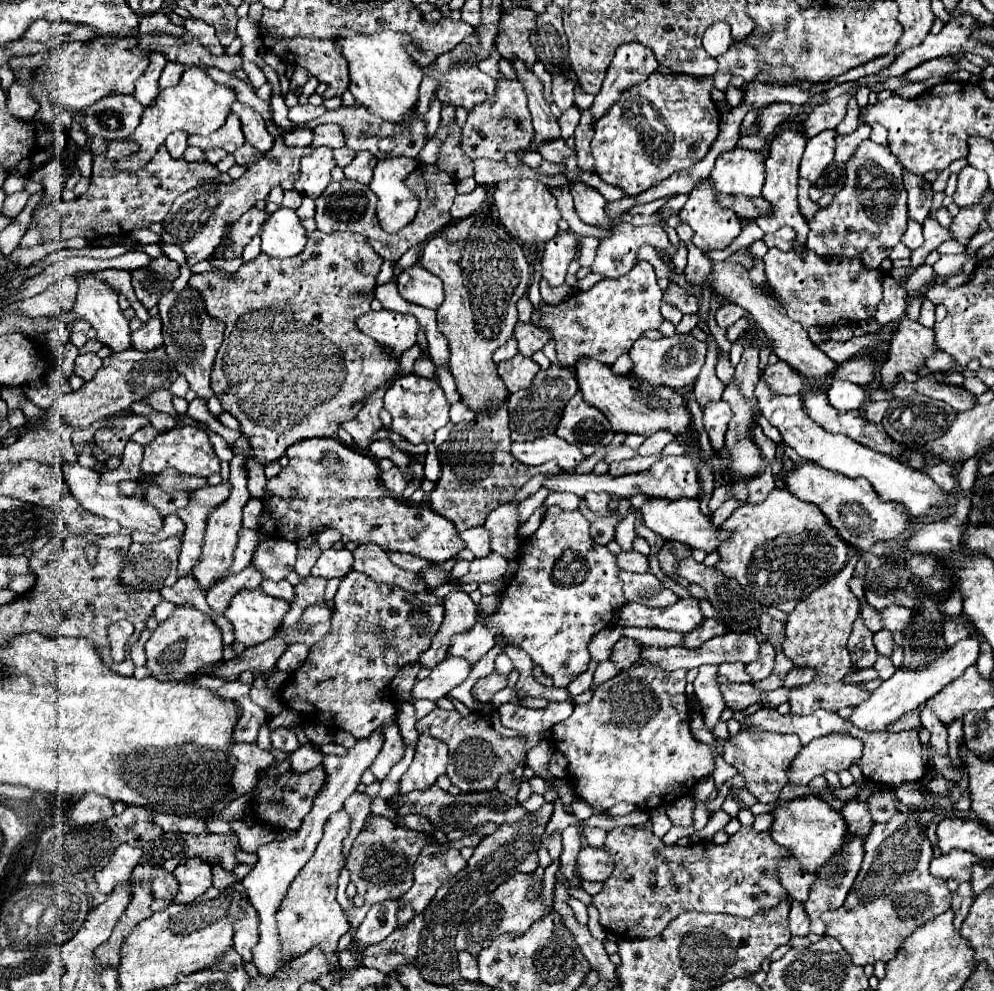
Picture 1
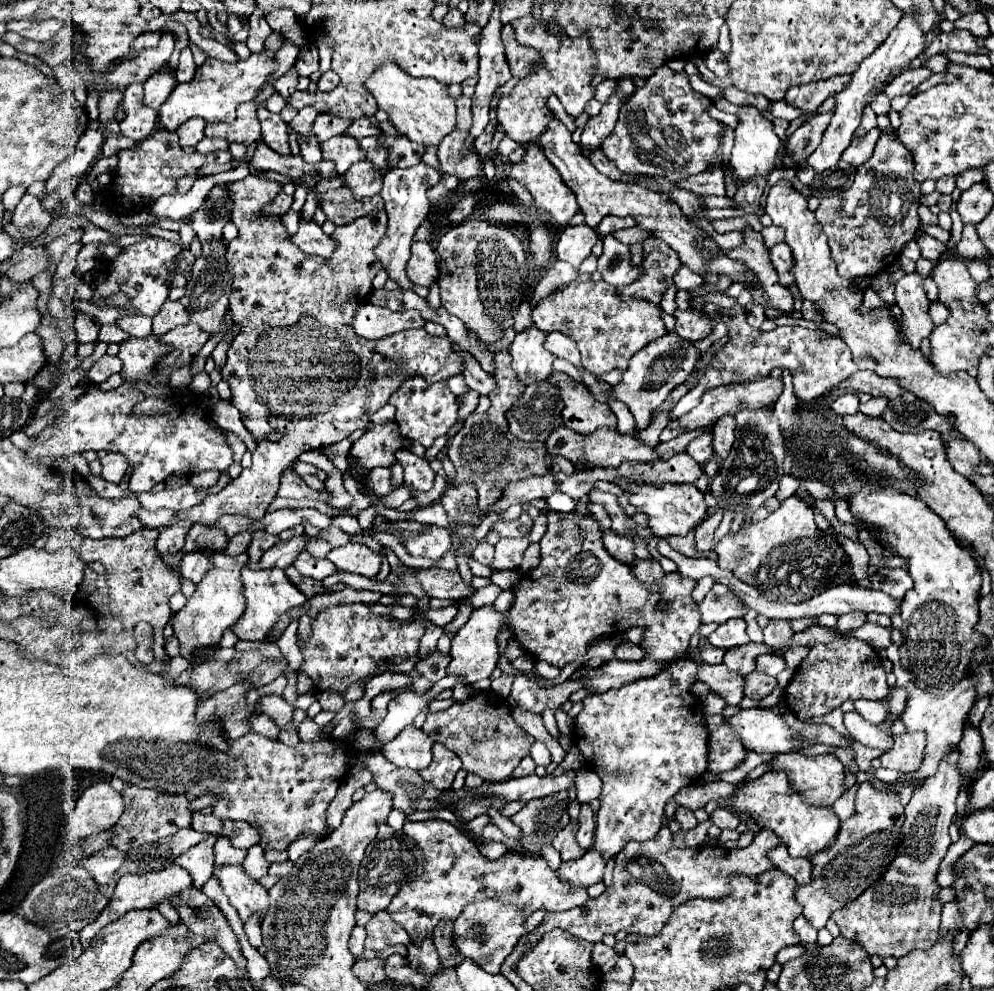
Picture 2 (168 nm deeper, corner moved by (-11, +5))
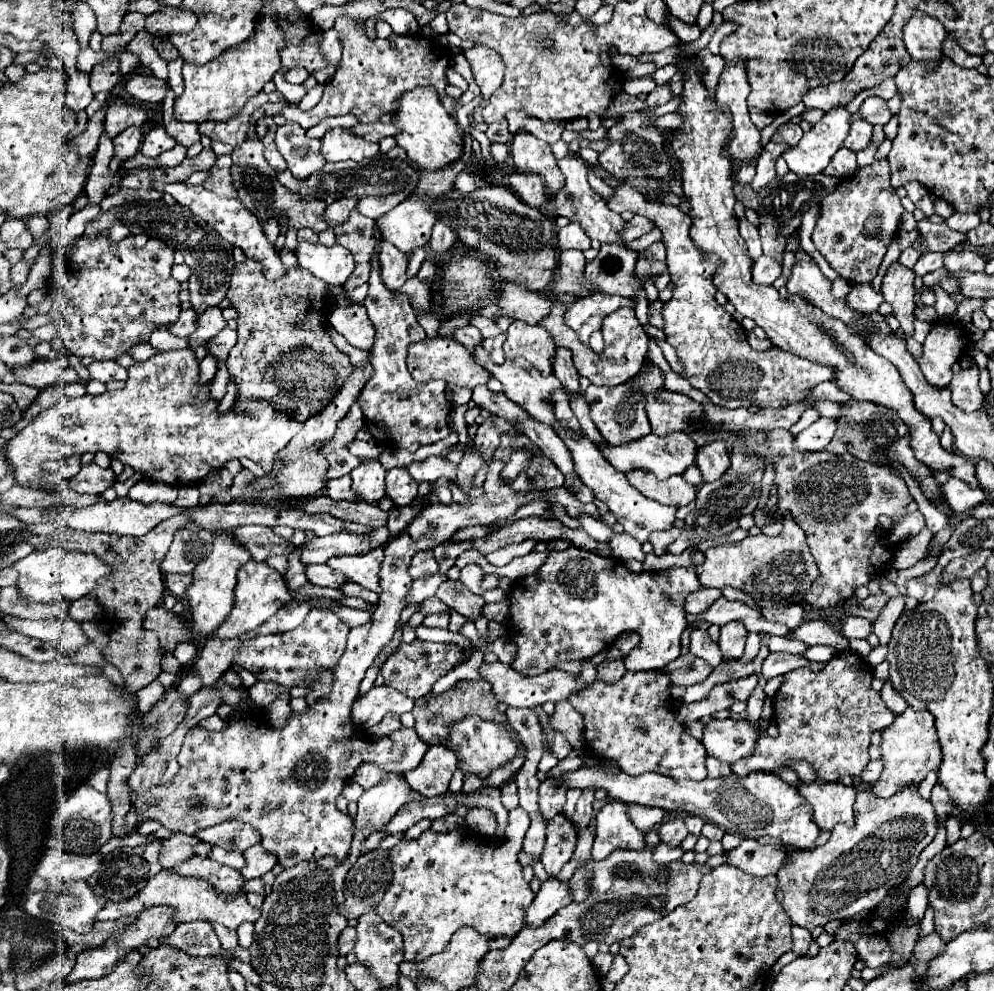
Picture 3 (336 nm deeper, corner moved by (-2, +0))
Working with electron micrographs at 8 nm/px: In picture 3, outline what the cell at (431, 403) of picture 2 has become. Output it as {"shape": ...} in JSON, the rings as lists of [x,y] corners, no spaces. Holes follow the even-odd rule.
{"shape":[[[374,229],[376,247],[370,259],[370,291],[364,299],[364,307],[368,309],[368,317],[372,325],[376,327],[376,343],[370,353],[370,363],[374,365],[374,375],[366,383],[366,387],[360,393],[360,407],[364,411],[364,419],[368,423],[368,429],[372,431],[376,441],[382,441],[390,447],[400,447],[406,451],[416,451],[422,445],[436,443],[438,439],[444,439],[450,435],[448,419],[452,405],[446,399],[446,383],[444,381],[432,381],[420,387],[410,377],[410,371],[406,367],[406,351],[408,345],[414,341],[420,341],[426,337],[424,329],[420,327],[414,309],[410,307],[410,299],[402,291],[390,291],[382,281],[382,265],[378,259],[378,247],[384,241],[380,235],[380,229]]]}

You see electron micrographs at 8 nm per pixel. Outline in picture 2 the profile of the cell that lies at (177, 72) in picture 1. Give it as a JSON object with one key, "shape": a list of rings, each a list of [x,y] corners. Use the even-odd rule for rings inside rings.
{"shape":[[[185,48],[183,52],[181,52],[181,60],[179,60],[179,68],[175,70],[175,78],[177,78],[177,82],[189,82],[189,80],[193,80],[193,76],[195,76],[195,62],[193,62],[193,54],[191,54],[191,50],[189,48]]]}

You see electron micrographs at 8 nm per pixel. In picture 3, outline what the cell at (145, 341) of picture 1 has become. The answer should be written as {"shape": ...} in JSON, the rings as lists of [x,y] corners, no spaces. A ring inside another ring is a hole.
{"shape":[[[192,309],[188,311],[180,311],[180,317],[176,323],[168,325],[166,329],[172,333],[172,335],[178,335],[178,337],[190,337],[190,333],[194,333],[194,325],[196,325],[198,317]]]}

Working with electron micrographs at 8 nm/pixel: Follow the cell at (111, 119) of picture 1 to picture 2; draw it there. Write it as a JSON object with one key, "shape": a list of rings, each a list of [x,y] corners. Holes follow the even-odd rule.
{"shape":[[[131,84],[131,88],[127,88],[123,94],[123,108],[127,112],[127,118],[119,124],[121,134],[135,142],[151,136],[151,132],[157,126],[157,112],[143,106],[141,98],[143,98],[141,84]]]}

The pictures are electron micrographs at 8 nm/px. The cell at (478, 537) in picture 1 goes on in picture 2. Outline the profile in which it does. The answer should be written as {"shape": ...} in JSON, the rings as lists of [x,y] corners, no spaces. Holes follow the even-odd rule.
{"shape":[[[485,540],[479,542],[479,546],[475,548],[475,556],[473,556],[477,562],[481,562],[483,566],[489,566],[491,568],[491,560],[493,560],[493,546],[487,544]]]}

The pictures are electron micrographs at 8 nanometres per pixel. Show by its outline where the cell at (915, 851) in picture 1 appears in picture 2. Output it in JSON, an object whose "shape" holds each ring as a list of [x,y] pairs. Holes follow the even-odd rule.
{"shape":[[[957,750],[945,756],[937,774],[915,788],[911,802],[905,806],[903,842],[885,876],[867,888],[859,900],[853,900],[831,916],[841,928],[841,934],[855,938],[871,956],[901,958],[917,948],[931,948],[937,942],[943,906],[937,900],[941,888],[935,884],[935,874],[951,844],[949,826],[955,816],[955,798],[963,786],[957,756]]]}

